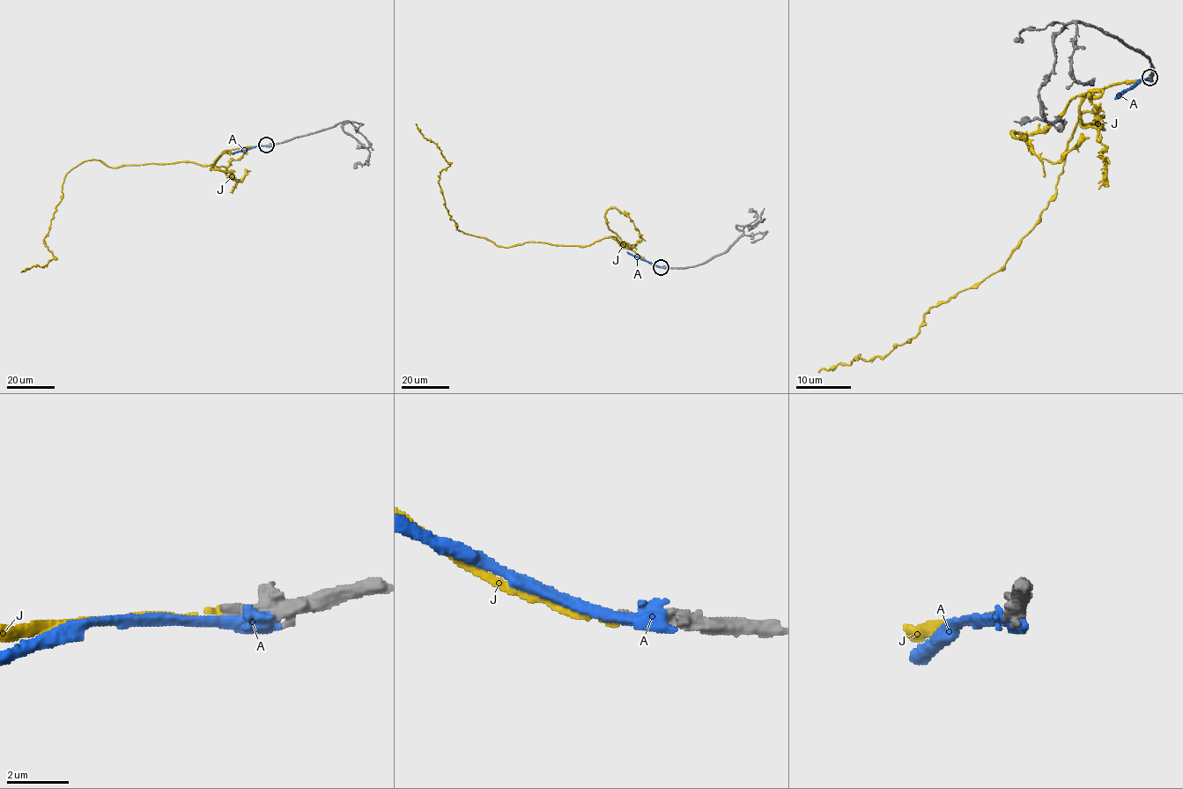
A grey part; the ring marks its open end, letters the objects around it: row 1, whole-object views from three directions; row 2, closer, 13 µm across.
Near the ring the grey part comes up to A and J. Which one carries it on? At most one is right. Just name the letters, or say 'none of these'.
none of these

